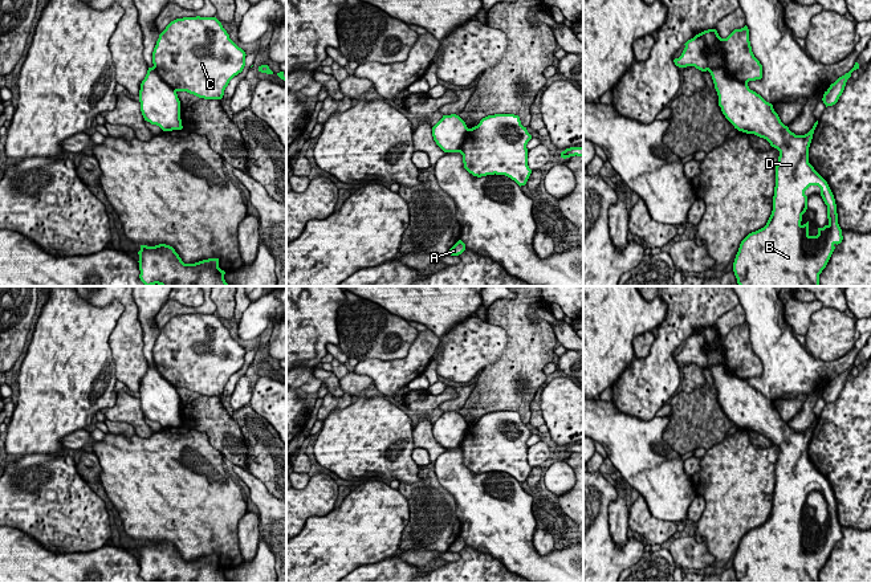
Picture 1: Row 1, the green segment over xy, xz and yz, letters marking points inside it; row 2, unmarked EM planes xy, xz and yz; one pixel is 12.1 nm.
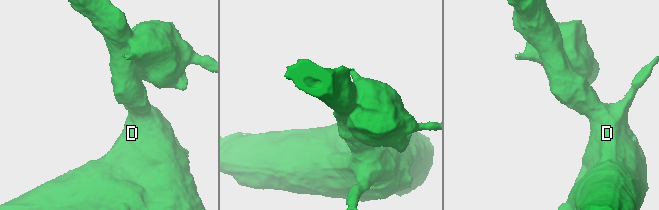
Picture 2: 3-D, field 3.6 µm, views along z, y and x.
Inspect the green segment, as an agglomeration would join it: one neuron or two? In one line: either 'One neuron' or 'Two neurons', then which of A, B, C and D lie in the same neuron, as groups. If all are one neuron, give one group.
One neuron. Groups: A B C D

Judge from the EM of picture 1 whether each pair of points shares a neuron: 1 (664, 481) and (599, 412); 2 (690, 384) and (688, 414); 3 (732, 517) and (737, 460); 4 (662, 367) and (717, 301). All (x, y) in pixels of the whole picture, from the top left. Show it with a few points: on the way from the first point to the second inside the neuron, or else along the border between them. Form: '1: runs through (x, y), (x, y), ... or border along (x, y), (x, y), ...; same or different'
1: runs through (648, 464), (614, 429); same
2: border along (683, 390), (686, 392); different
3: runs through (736, 502), (737, 475); same
4: runs through (663, 349), (699, 310); same

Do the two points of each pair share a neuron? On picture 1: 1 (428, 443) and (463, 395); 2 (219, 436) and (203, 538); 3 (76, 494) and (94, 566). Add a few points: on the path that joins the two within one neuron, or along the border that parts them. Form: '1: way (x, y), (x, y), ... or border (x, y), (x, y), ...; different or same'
1: border (454, 387), (456, 395), (444, 400), (438, 407); different
2: border (191, 429), (204, 432), (208, 441), (223, 456); different
3: border (105, 543), (86, 551), (60, 554); different

